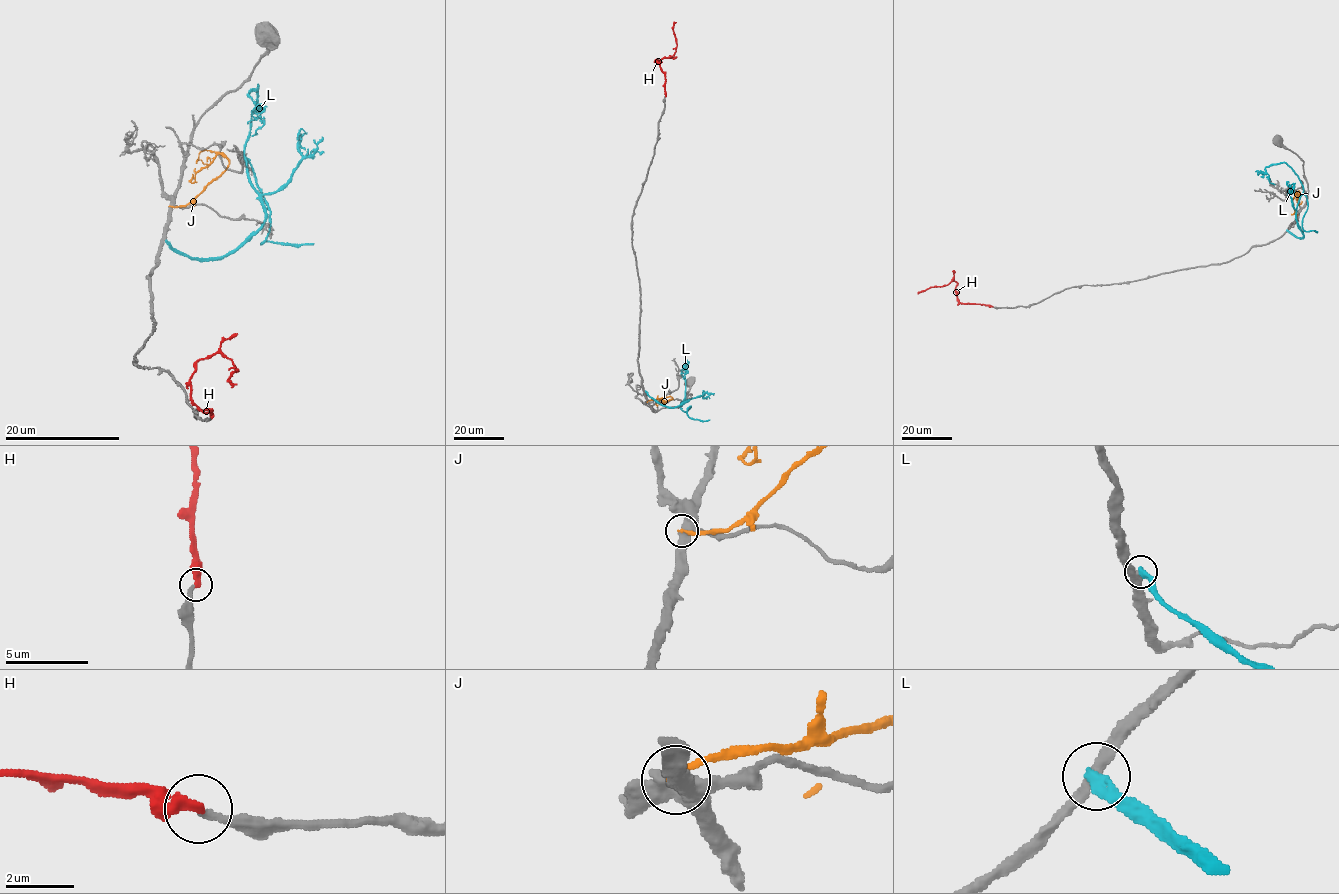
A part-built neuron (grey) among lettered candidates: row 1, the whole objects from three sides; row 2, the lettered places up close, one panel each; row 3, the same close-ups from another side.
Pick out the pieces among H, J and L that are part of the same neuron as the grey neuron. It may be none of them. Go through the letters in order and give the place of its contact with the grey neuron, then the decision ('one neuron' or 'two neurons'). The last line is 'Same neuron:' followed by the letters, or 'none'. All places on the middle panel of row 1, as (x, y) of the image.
H: contact (665, 96); two neurons
J: contact (647, 402); two neurons
L: contact (645, 391); two neurons
Same neuron: none

